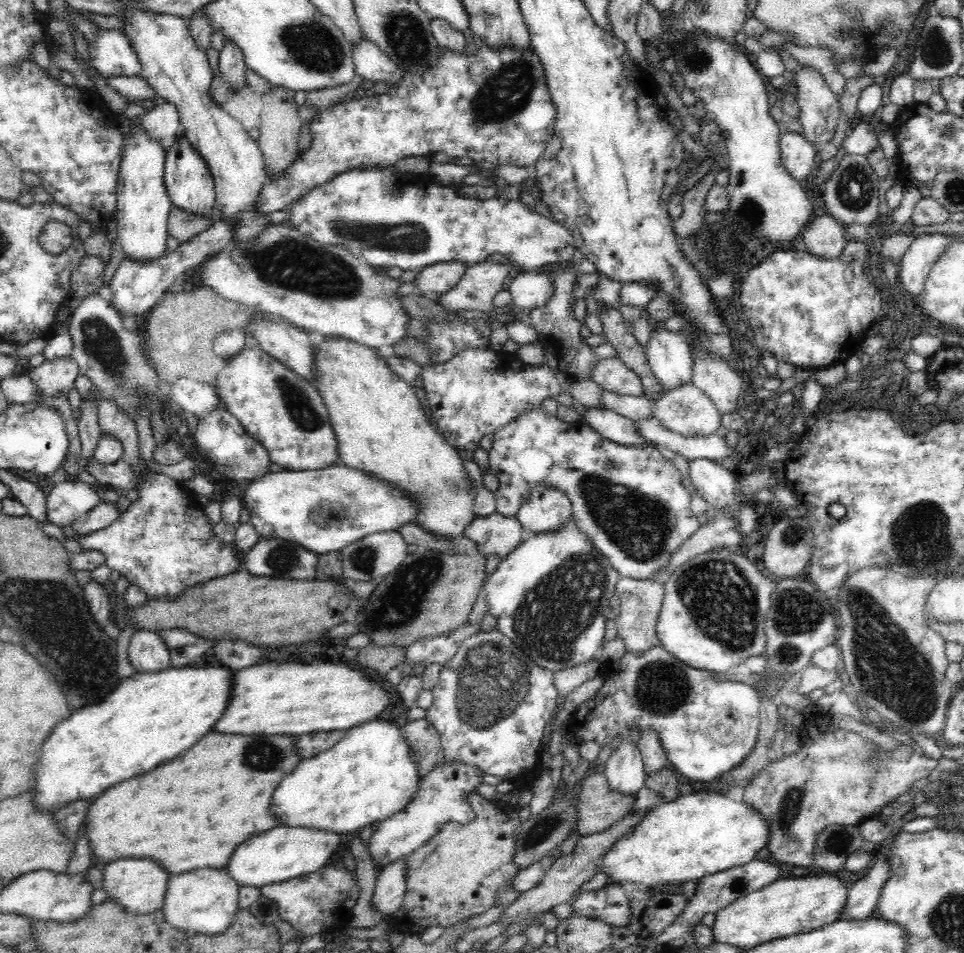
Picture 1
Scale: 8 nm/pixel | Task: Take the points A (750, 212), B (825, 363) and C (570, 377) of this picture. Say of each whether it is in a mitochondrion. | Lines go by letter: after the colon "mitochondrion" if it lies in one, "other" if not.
A: mitochondrion
B: other
C: other

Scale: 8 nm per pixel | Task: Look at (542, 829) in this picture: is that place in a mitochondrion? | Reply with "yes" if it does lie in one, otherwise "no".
yes

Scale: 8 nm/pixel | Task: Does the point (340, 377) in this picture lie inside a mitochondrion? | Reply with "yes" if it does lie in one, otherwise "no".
no

